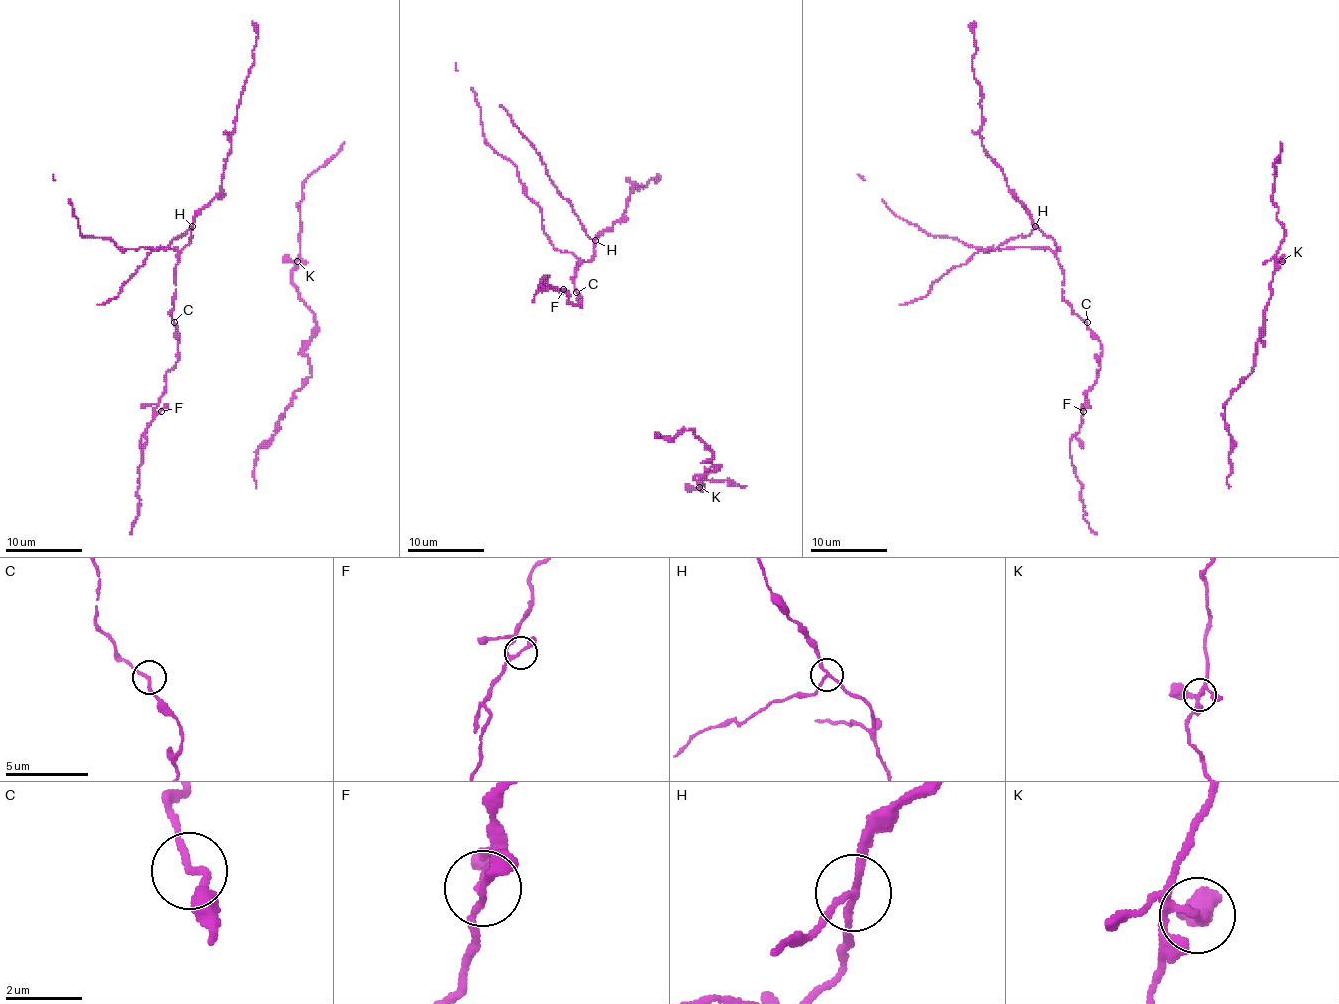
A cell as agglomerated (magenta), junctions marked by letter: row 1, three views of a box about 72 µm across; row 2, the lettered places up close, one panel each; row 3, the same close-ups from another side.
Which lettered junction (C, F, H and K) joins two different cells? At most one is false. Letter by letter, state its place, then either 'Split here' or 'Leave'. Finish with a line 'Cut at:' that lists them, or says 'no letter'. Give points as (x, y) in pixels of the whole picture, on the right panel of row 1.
C: Place: (1087, 322). Leave
F: Place: (1083, 411). Leave
H: Place: (1035, 226). Split here
K: Place: (1282, 261). Leave
Cut at: H

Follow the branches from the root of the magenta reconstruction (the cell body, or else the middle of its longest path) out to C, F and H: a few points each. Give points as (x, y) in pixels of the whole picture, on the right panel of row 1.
C: (1102, 356), (1102, 344), (1087, 322)
F: (1102, 356), (1096, 383), (1087, 392), (1087, 406), (1083, 411)
H: (1102, 356), (1098, 337), (1073, 312), (1062, 295), (1064, 270), (1058, 262), (1054, 241), (1035, 226)

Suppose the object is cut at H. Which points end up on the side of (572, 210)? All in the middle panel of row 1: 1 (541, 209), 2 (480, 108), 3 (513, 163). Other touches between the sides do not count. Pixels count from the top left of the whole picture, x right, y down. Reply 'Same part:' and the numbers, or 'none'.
Same part: none

